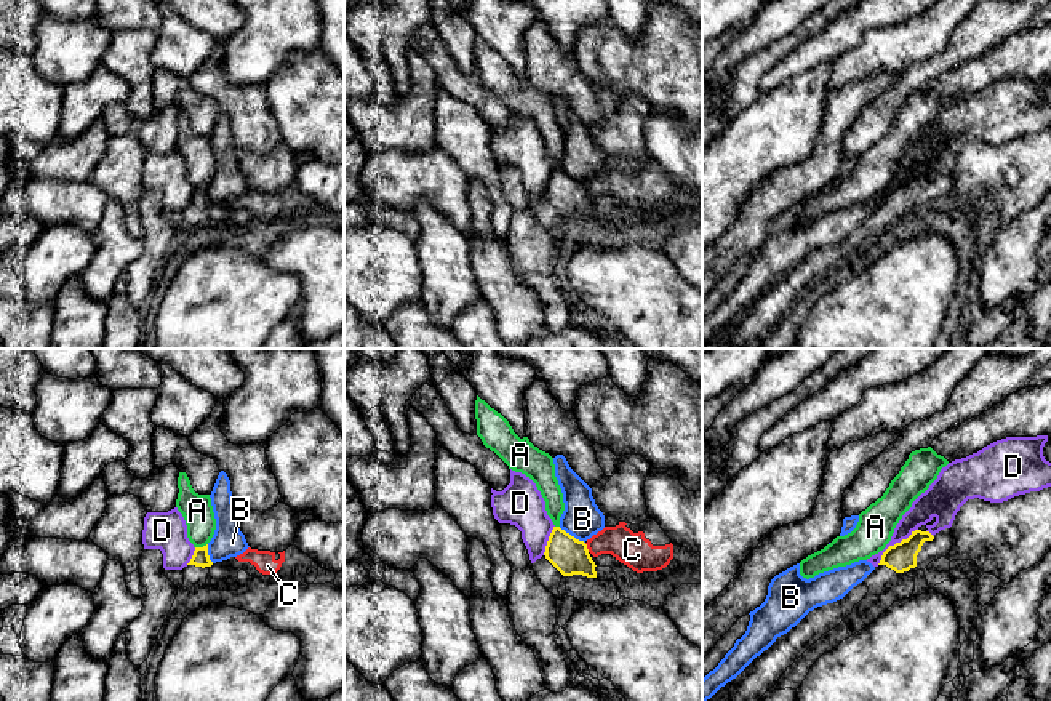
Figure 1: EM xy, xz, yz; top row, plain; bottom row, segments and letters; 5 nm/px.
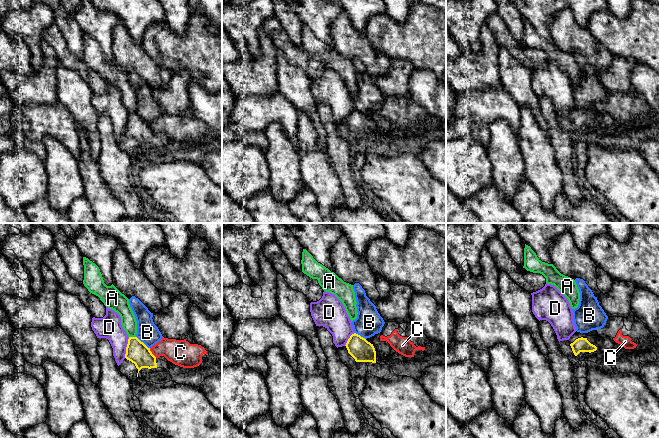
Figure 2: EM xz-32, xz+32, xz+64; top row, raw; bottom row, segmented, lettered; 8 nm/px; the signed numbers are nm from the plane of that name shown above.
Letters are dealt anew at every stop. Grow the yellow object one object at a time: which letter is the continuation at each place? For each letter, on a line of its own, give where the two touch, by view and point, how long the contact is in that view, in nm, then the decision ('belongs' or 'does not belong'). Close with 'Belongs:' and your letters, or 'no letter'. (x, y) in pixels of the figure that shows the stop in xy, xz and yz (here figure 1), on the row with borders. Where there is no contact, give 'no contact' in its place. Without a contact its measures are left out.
A: meets yellow in xy at (200, 548); contact 70 nm long; does not belong
B: meets yellow in xz at (570, 535); contact 160 nm long; does not belong
C: meets yellow in xz at (586, 548); contact 50 nm long; does not belong
D: meets yellow in yz at (896, 543); contact 280 nm long; does not belong
Belongs: no letter

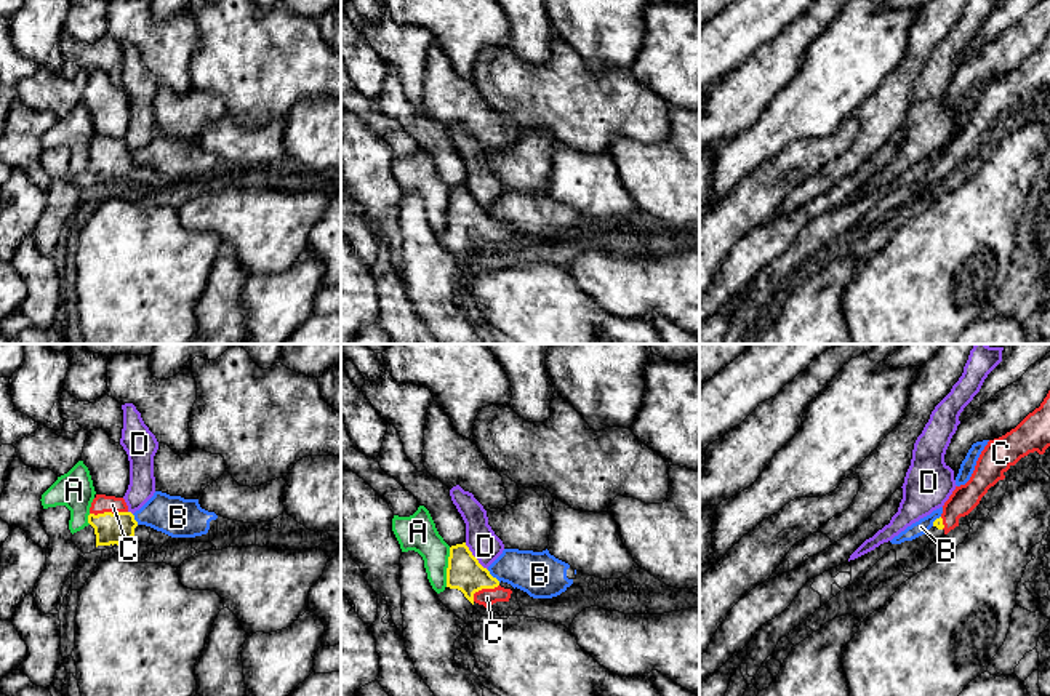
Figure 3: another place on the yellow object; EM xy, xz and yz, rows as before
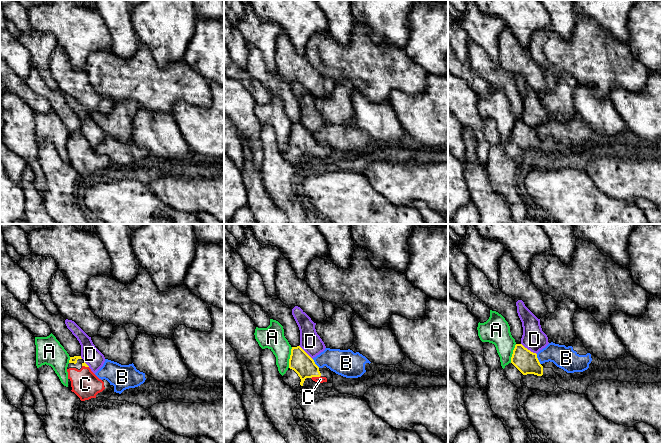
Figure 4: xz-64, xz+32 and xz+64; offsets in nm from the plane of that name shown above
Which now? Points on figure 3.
A: meets yellow in xz at (448, 567); contact 200 nm long; does not belong
B: meets yellow in xz at (492, 576); contact 90 nm long; does not belong
C: meets yellow in xy at (108, 512); contact 190 nm long; belongs
D: meets yellow in xz at (474, 557); contact 180 nm long; does not belong
Belongs: C

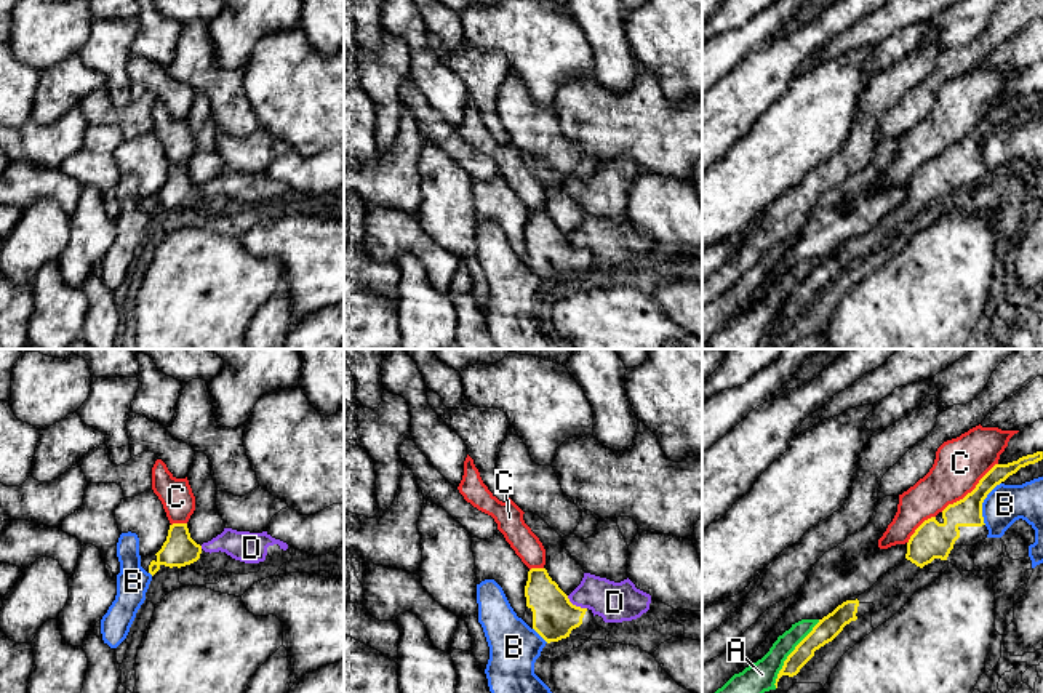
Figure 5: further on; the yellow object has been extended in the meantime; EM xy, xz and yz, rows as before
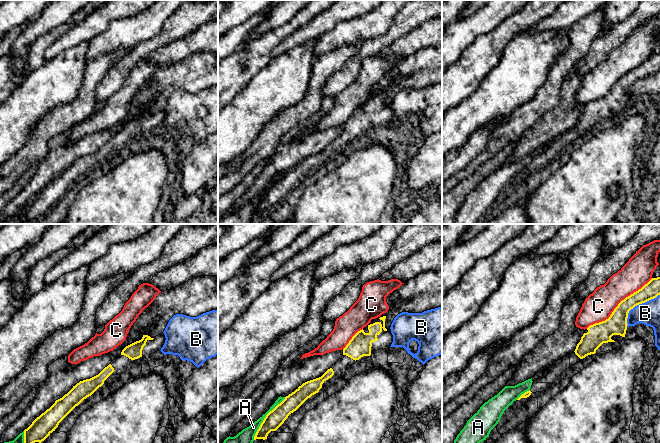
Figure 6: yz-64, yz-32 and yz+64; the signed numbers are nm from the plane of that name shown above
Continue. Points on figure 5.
A: meets yellow in yz at (791, 653); contact 420 nm long; does not belong
B: meets yellow in yz at (983, 501); contact 240 nm long; does not belong
C: meets yellow in yz at (971, 492); contact 380 nm long; does not belong
D: meets yellow in xz at (575, 605); contact 120 nm long; does not belong
Belongs: no letter

